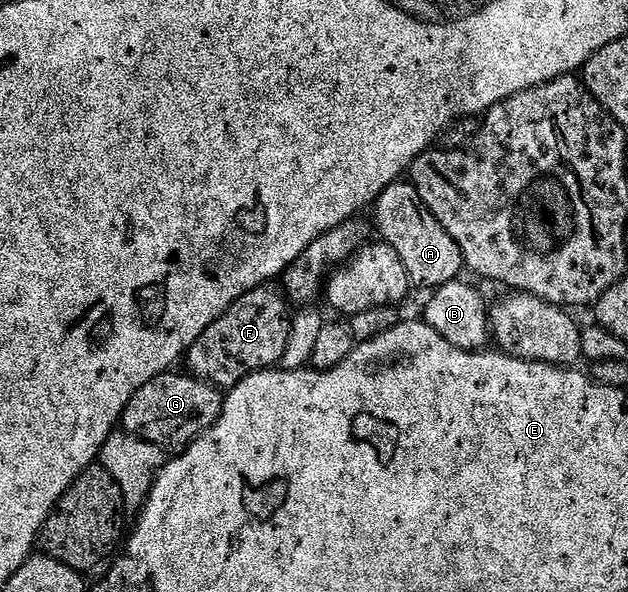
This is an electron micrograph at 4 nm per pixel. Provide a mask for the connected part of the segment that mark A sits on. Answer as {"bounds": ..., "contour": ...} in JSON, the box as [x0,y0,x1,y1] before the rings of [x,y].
{"bounds":[375,183,465,291],"contour":[[[396,183],[390,185],[382,195],[376,199],[375,225],[379,228],[378,236],[386,241],[397,255],[401,255],[401,263],[405,263],[405,271],[412,286],[434,291],[440,285],[456,280],[459,272],[464,272],[465,266],[461,247],[441,227],[439,220],[427,209],[427,204],[421,199],[419,192],[410,183]]]}

